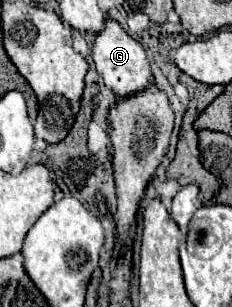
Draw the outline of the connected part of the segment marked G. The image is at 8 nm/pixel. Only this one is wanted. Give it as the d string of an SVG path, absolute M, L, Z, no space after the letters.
M106 19L104 29L96 33L94 47L92 47L92 59L94 59L98 73L102 75L104 83L106 83L106 87L112 89L118 97L126 97L126 95L132 95L132 93L148 87L148 83L152 79L150 63L148 63L144 47L138 41L134 41L120 27L120 23L116 19Z

